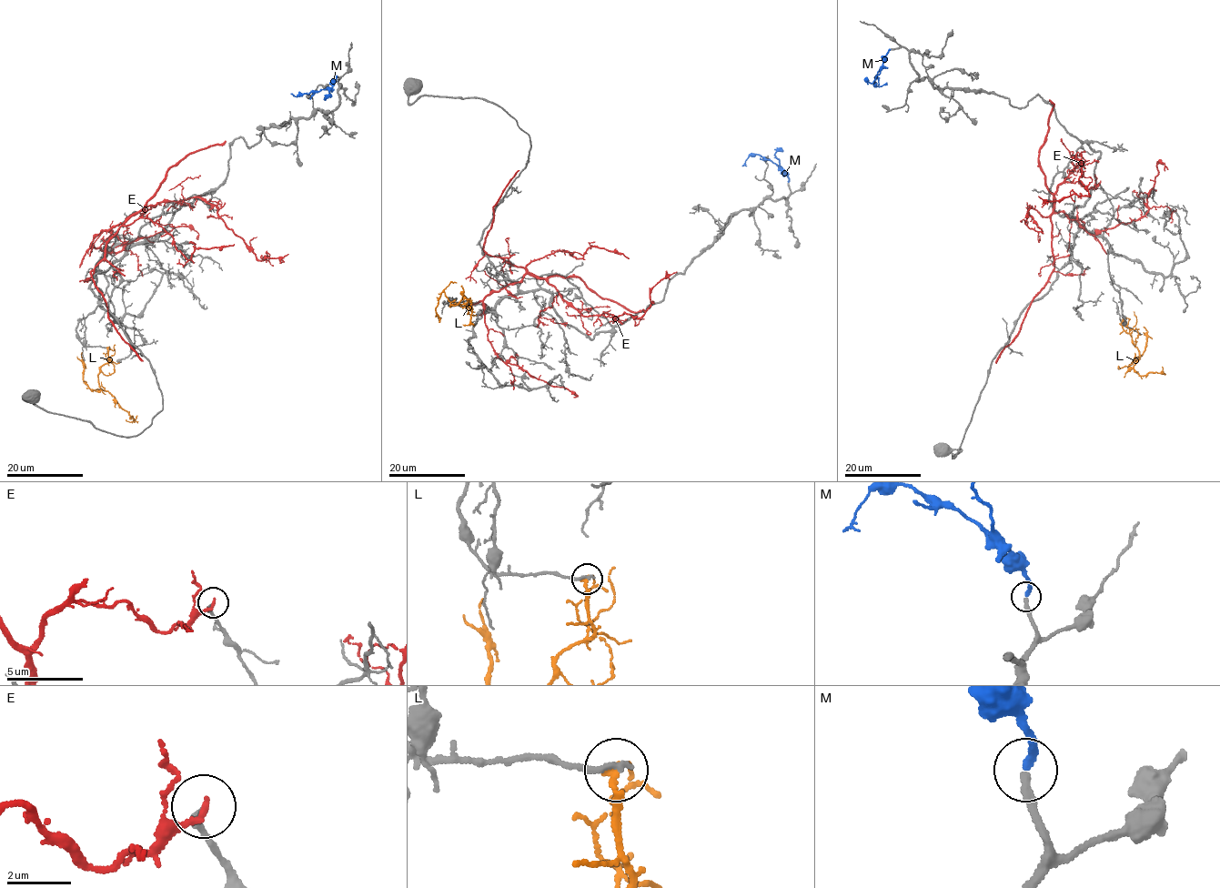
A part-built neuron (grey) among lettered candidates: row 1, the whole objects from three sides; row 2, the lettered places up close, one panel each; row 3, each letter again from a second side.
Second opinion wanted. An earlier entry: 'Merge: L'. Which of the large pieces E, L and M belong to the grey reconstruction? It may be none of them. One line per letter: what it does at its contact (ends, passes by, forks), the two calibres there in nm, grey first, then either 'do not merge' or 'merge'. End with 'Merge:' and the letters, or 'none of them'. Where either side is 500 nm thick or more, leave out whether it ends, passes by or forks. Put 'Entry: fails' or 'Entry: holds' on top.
Entry: fails
E: it ends there; 170 nm thick on the grey side, 200 nm on the other; do not merge
L: it passes by; 200 nm thick on the grey side, 130 nm on the other; do not merge
M: it ends there; 280 nm thick on the grey side, 240 nm on the other; merge
Merge: M

